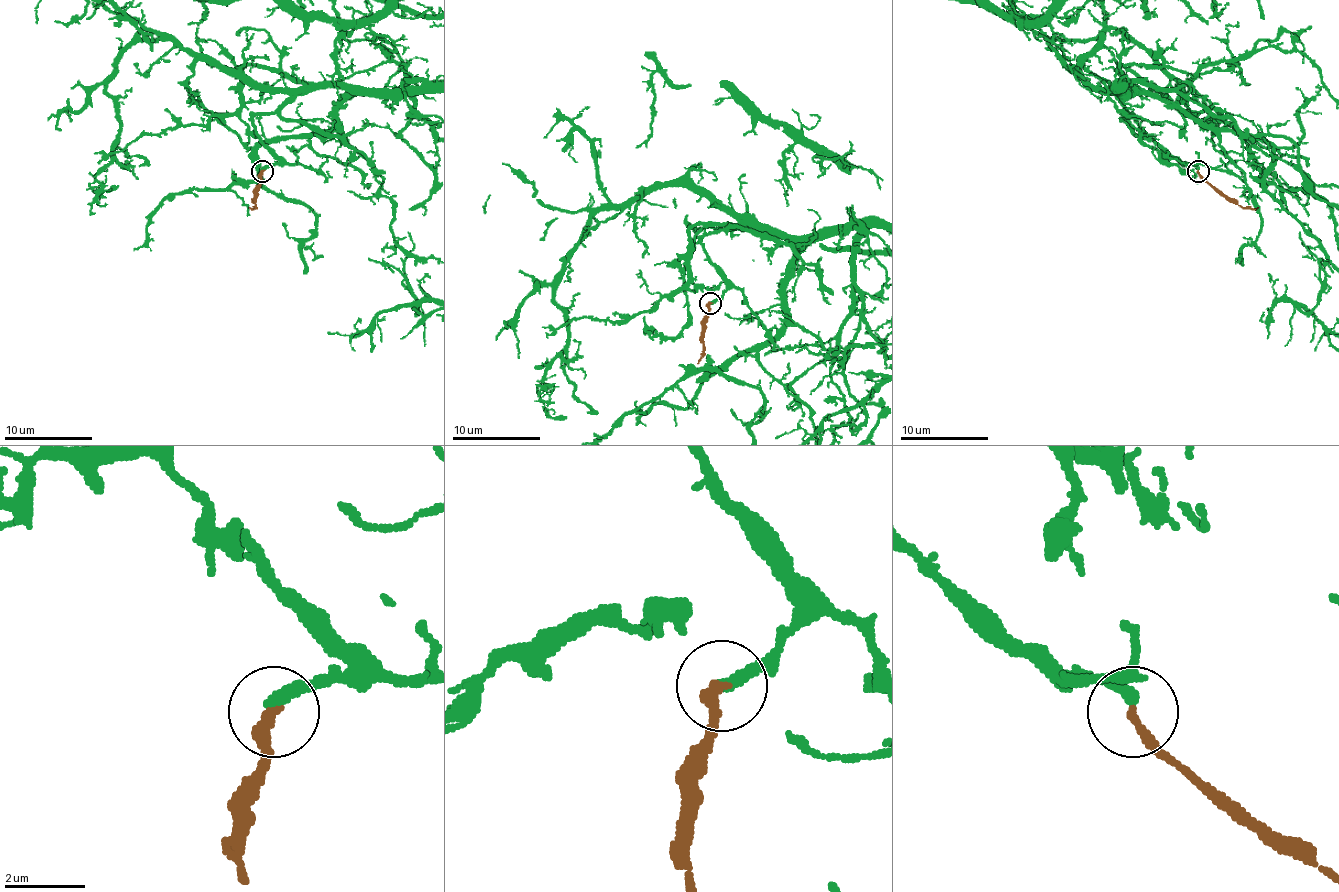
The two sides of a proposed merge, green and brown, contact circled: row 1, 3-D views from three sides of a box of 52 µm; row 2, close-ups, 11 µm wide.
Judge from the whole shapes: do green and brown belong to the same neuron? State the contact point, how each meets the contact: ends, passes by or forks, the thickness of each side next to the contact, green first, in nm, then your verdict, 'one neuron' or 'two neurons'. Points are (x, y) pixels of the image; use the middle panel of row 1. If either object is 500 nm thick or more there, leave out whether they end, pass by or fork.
place (710, 303); green ends; brown ends; calibres 320 and 280 nm; one neuron

